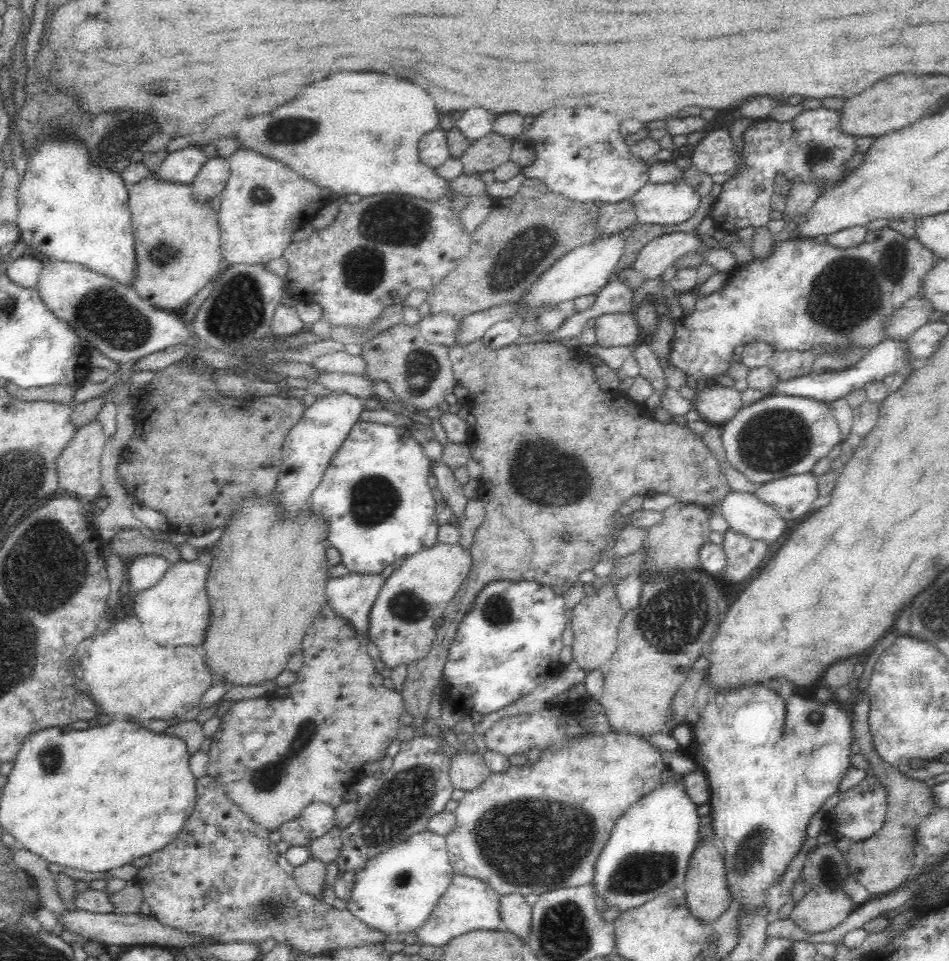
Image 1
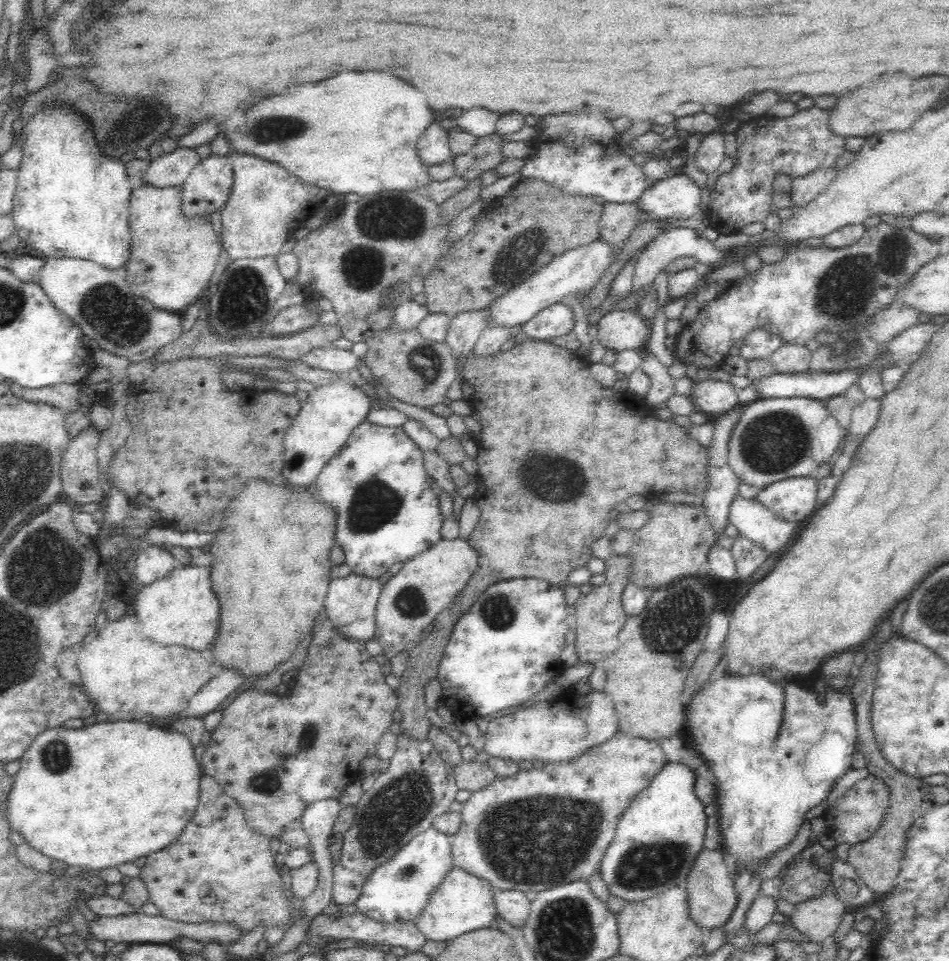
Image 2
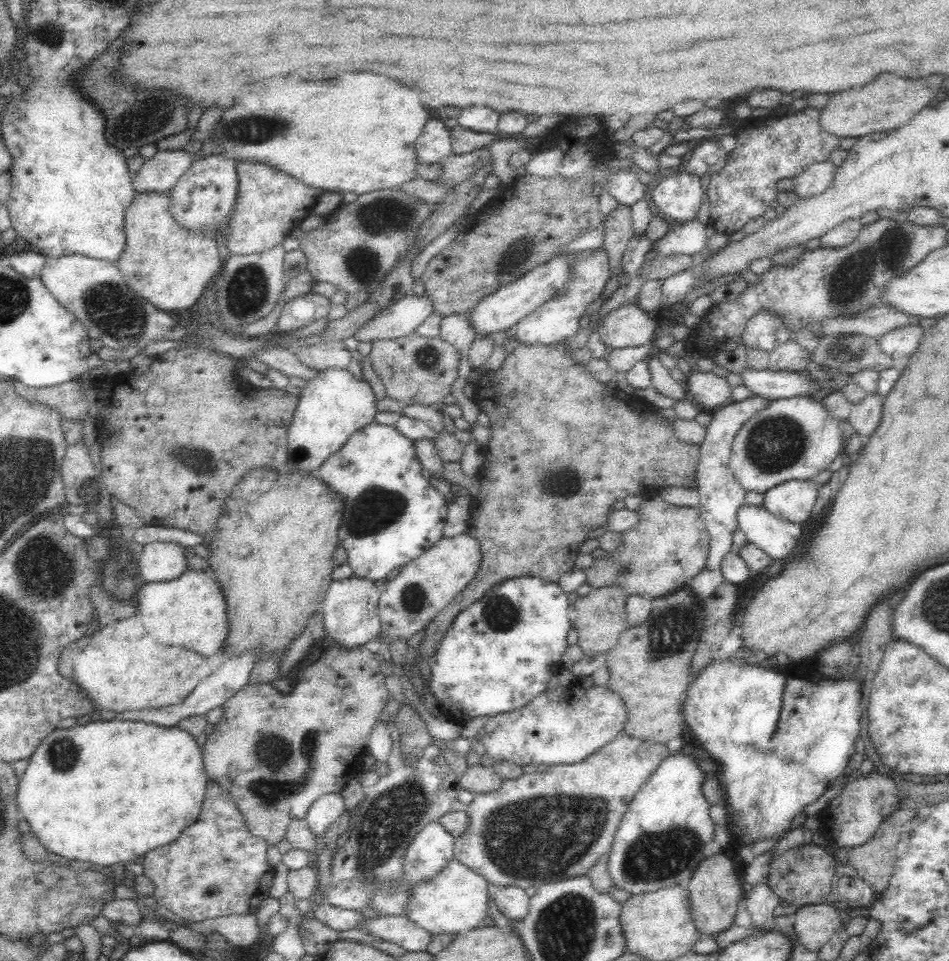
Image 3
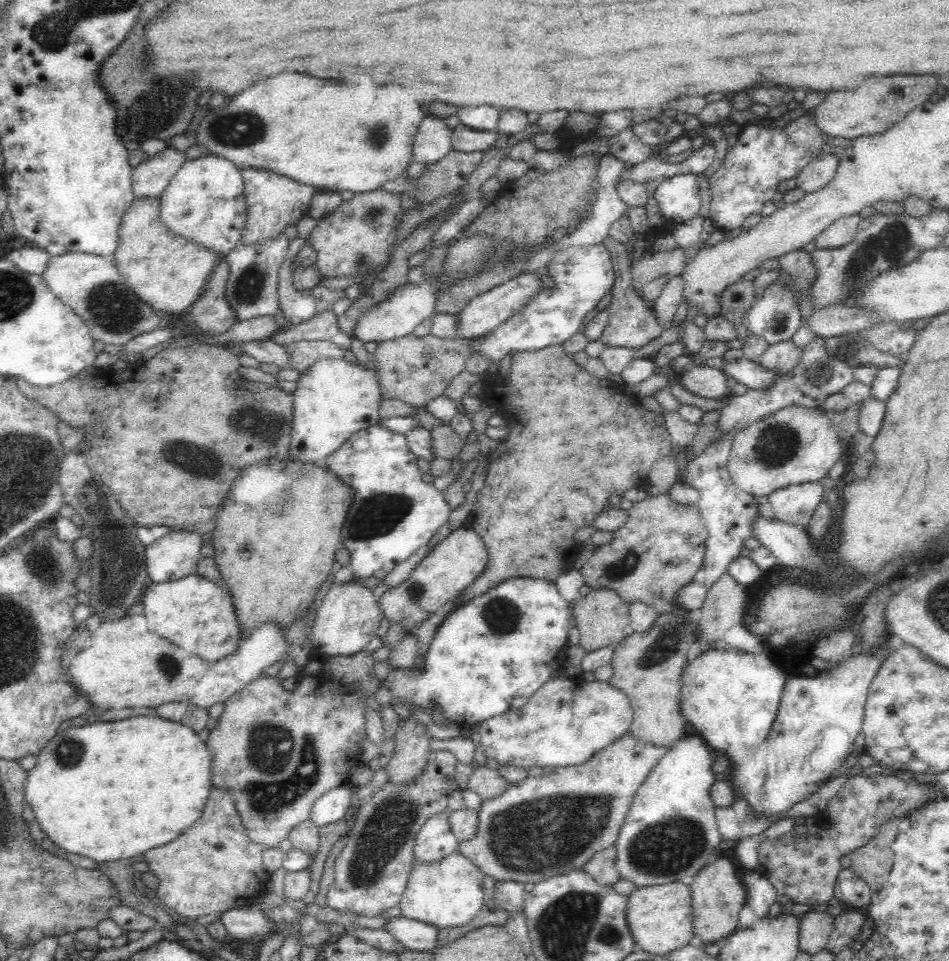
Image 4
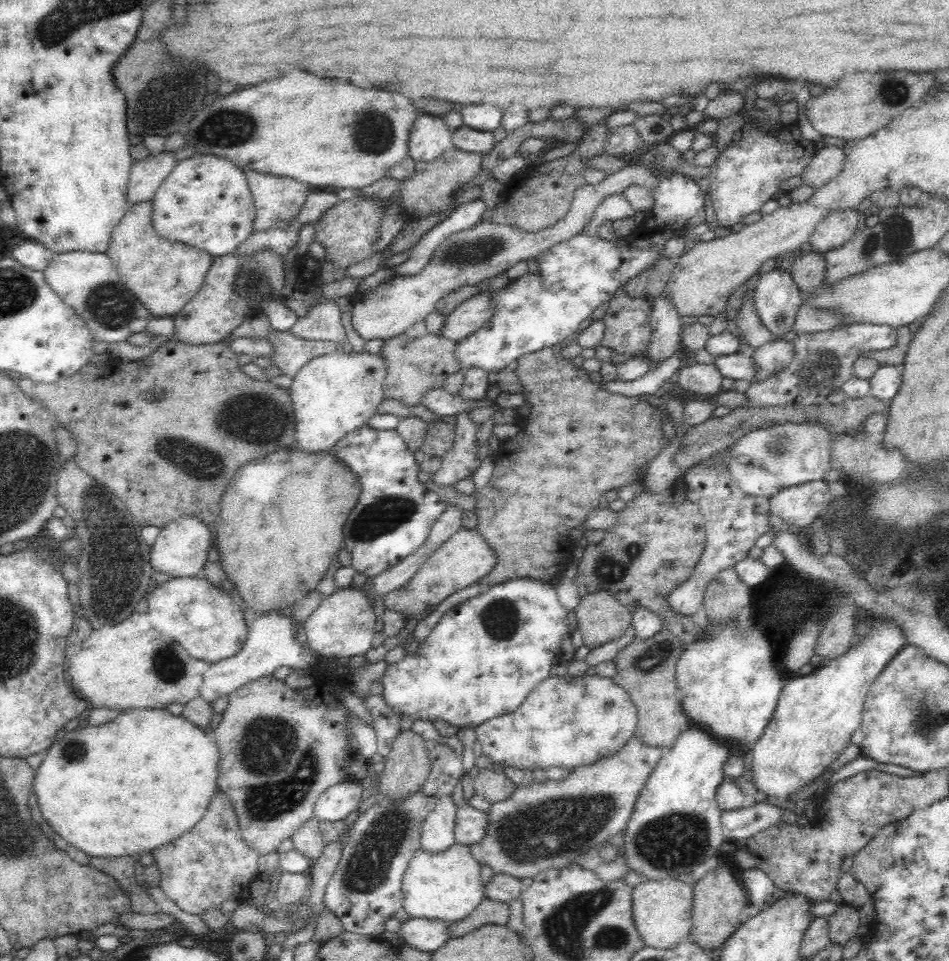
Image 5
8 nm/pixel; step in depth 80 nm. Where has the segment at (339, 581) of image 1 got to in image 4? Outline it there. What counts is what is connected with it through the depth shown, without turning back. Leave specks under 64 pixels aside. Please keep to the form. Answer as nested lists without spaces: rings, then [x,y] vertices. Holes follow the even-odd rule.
[[[358,581],[332,582],[322,599],[311,629],[313,648],[330,656],[352,656],[366,647],[380,626],[382,615],[378,603],[379,590],[366,587]]]

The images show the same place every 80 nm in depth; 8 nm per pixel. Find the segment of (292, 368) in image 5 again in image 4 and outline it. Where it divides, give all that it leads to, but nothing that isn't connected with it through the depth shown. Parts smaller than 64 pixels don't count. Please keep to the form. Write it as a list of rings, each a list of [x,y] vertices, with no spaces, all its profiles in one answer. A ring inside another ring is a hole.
[[[324,340],[294,342],[285,348],[290,353],[291,366],[300,373],[322,359],[345,358],[344,349]]]

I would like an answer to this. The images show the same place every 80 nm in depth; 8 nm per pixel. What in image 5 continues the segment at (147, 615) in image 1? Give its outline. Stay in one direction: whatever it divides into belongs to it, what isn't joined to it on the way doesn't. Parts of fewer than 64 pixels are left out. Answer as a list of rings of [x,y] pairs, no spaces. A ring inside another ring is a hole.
[[[203,576],[174,577],[155,584],[145,595],[148,618],[154,630],[172,636],[194,658],[215,663],[234,656],[248,634],[240,601],[235,595],[217,587]]]

